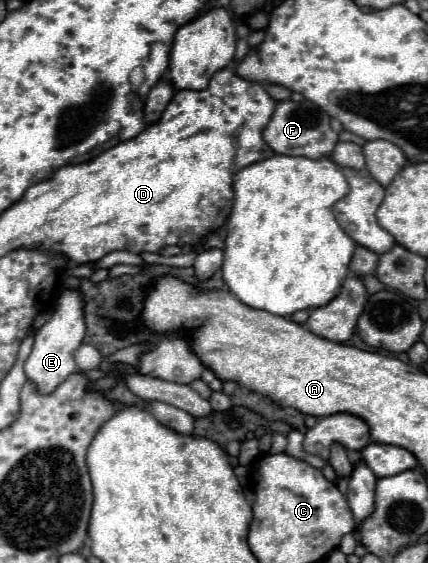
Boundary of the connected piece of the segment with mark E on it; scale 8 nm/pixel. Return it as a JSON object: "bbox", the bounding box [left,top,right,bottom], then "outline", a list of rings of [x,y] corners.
{"bbox":[25,289,87,393],"outline":[[[63,289],[59,295],[59,301],[55,305],[53,317],[37,331],[33,351],[25,361],[25,373],[37,385],[37,391],[53,393],[57,389],[57,385],[61,385],[71,373],[77,371],[73,355],[79,349],[79,345],[83,343],[83,337],[87,331],[83,309],[85,309],[83,293],[79,289]]]}

